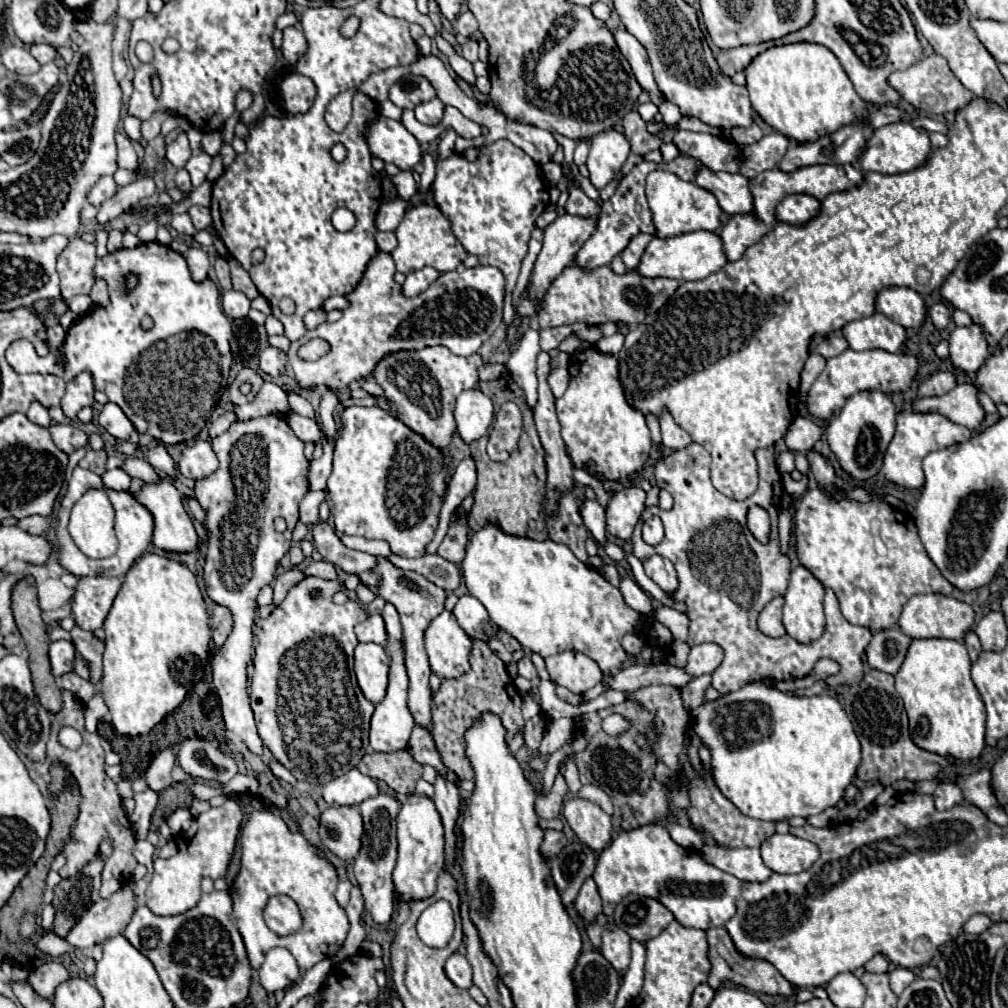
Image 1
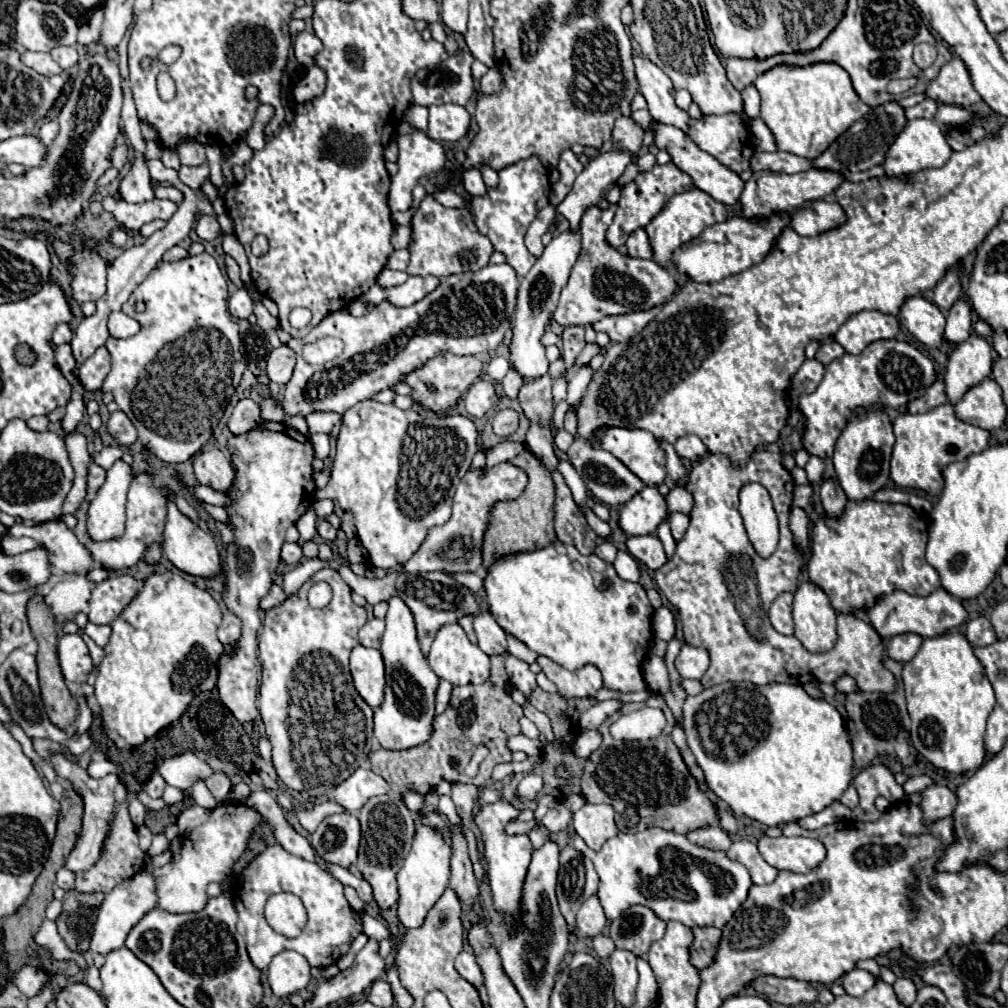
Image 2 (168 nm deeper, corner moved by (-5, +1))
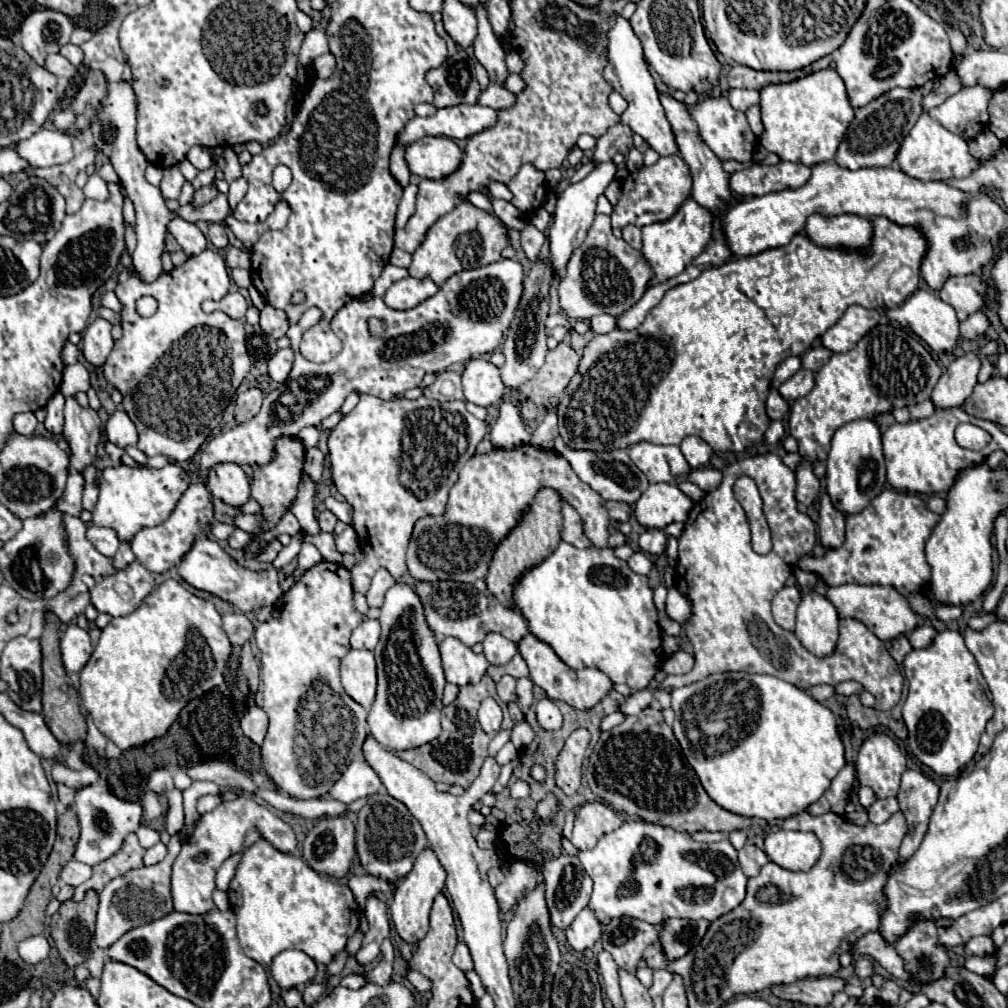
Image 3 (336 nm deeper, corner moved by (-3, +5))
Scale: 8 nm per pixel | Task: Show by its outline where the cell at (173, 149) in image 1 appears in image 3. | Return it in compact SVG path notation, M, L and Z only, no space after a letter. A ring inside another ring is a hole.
M192 147L190 153L188 153L188 161L196 167L196 169L208 169L212 159L210 159L210 151L204 149L204 147Z

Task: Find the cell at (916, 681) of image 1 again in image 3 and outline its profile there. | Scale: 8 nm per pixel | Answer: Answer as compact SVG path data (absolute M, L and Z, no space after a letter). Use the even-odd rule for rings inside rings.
M942 631L928 649L912 651L904 659L910 683L902 715L912 753L938 775L958 775L976 755L980 735L994 715L988 685L958 631Z

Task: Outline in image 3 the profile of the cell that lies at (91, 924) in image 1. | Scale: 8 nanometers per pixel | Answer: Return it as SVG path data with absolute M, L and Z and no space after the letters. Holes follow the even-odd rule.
M174 835L170 837L168 843L168 855L150 867L140 867L140 869L132 869L122 877L112 879L104 891L100 893L100 907L98 907L98 919L96 919L96 933L94 933L94 941L98 947L110 947L114 941L118 941L126 931L136 929L140 925L146 925L150 921L162 919L164 915L172 913L172 893L170 893L170 871L172 871L172 863L180 853L180 837Z

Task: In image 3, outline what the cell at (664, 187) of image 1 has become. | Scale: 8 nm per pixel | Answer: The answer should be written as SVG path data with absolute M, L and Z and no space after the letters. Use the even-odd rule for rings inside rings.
M688 199L684 201L684 205L676 211L676 215L664 223L654 223L654 225L646 225L642 227L642 255L646 257L650 269L654 271L654 277L650 279L650 285L658 285L658 283L664 283L676 275L680 275L690 263L694 257L698 257L708 241L710 241L710 233L712 233L712 219L714 215L700 207L694 199Z

